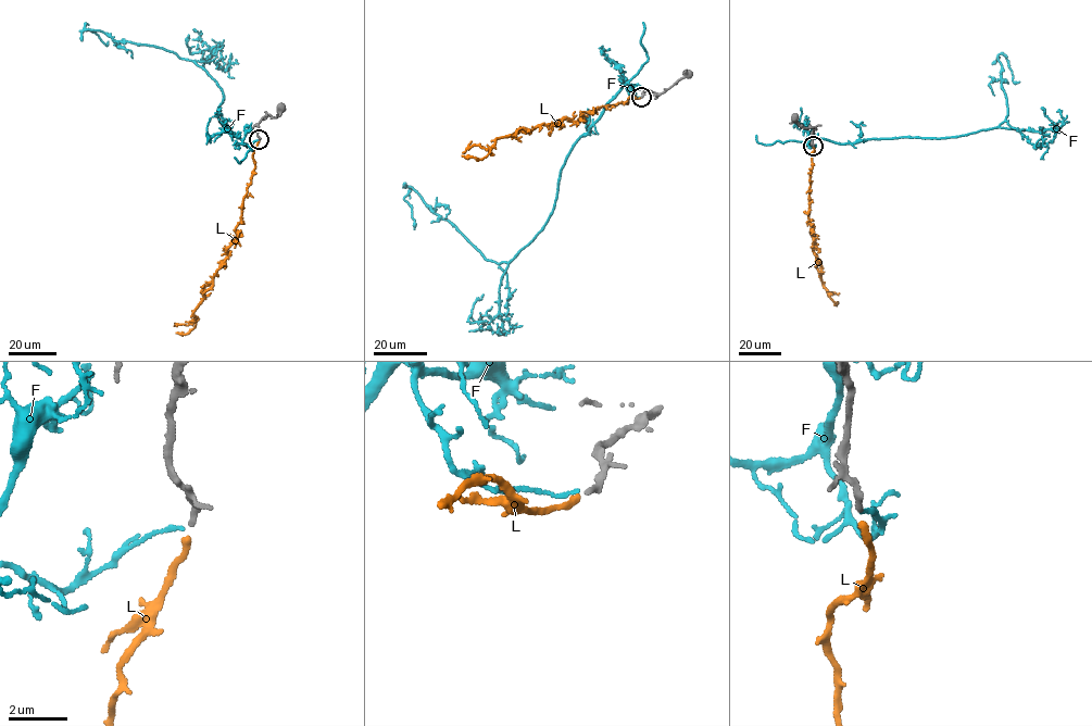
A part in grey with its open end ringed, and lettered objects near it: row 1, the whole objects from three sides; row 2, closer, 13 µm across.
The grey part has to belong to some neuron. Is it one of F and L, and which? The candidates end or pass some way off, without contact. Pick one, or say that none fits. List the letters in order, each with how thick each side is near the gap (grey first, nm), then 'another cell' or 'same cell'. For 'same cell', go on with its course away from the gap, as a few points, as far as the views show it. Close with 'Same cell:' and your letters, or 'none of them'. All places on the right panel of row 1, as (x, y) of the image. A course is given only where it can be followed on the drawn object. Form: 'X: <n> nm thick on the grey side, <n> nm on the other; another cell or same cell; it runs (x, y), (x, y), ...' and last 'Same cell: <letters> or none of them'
F: 200 nm thick on the grey side, 130 nm on the other; another cell
L: 200 nm thick on the grey side, 220 nm on the other; same cell; it runs (813, 147), (808, 215), (813, 228), (815, 265), (833, 304), (838, 301)
Same cell: L

